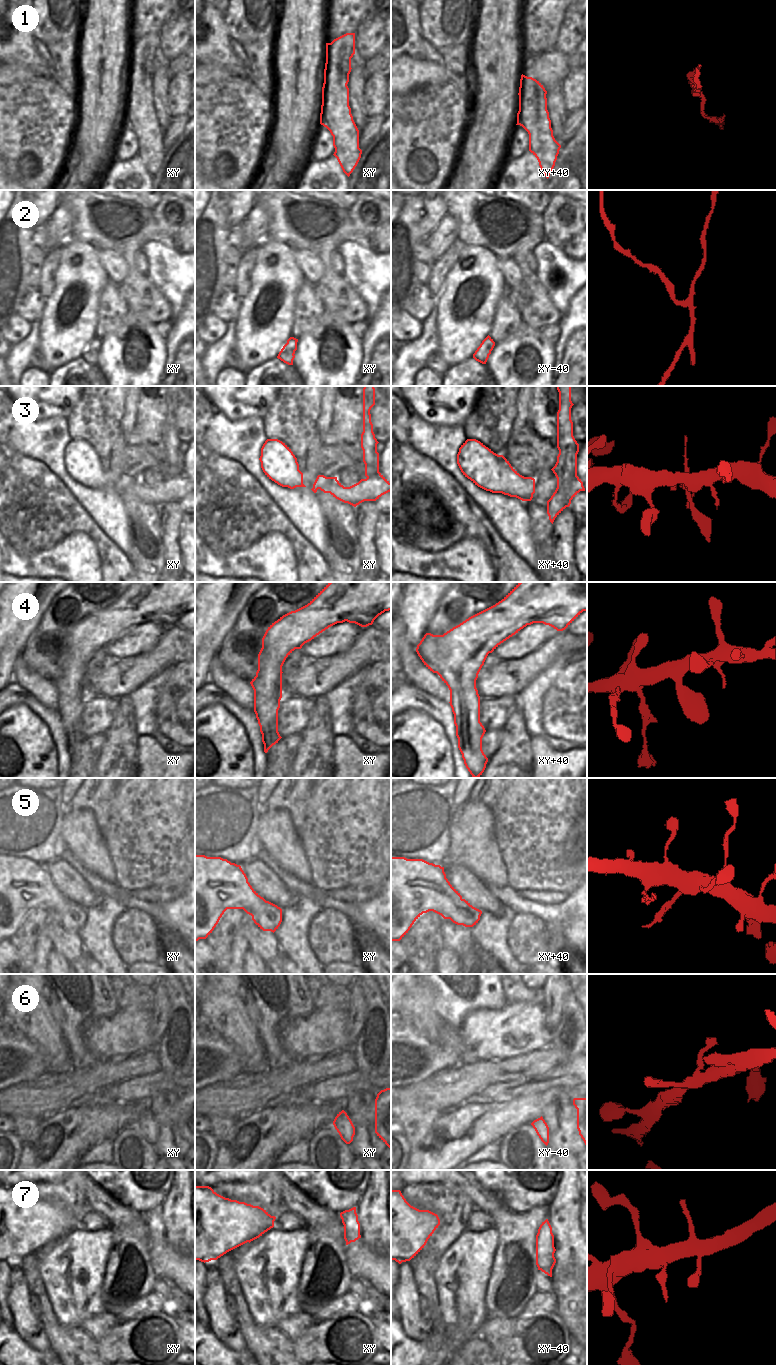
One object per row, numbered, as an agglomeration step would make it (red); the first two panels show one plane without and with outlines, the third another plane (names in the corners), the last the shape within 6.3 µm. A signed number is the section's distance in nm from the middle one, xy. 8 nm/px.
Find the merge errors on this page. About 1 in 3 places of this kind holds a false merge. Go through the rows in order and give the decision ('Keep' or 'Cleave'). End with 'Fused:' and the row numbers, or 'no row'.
1: Cleave
2: Cleave
3: Keep
4: Keep
5: Cleave
6: Keep
7: Keep
Fused: 1, 2, 5.

